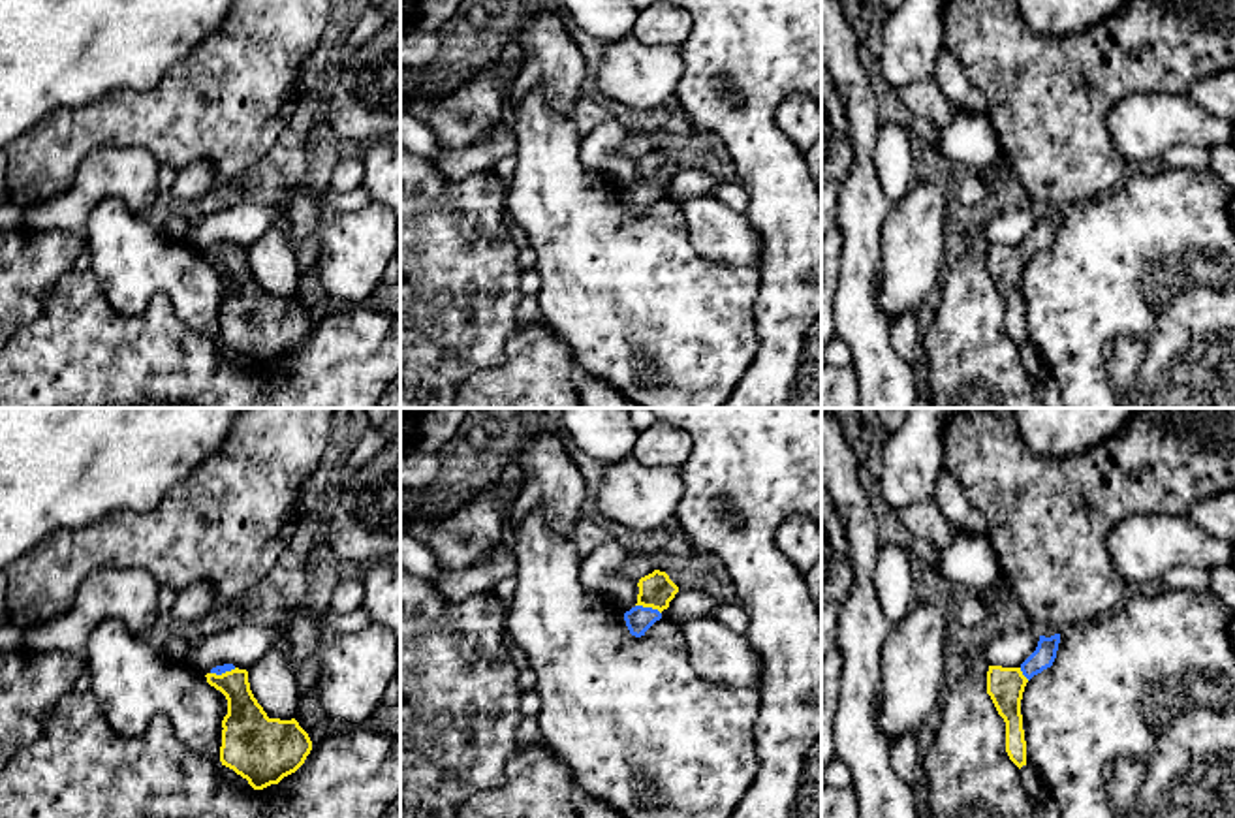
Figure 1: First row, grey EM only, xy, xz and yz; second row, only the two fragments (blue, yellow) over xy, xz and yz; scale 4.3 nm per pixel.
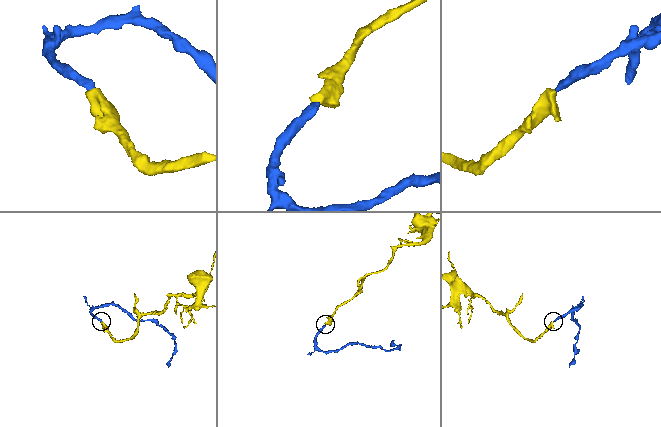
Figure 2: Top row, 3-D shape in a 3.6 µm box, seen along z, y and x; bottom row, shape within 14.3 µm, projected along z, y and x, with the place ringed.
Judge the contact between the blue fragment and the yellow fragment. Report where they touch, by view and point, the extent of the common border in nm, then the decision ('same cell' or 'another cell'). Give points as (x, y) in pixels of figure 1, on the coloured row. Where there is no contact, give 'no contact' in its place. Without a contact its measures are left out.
contact xz (649, 608); length 120 nm; same cell

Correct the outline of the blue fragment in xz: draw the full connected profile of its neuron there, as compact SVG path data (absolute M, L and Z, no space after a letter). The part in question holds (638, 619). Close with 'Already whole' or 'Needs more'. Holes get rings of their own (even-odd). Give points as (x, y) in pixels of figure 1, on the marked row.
M660 570L641 577L637 587L637 604L624 613L624 621L630 634L641 637L656 621L662 619L662 611L669 607L679 587Z. Needs more

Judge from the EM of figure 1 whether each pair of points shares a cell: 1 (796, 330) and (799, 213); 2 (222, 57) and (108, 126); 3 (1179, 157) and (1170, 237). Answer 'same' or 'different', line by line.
1: same
2: same
3: different

